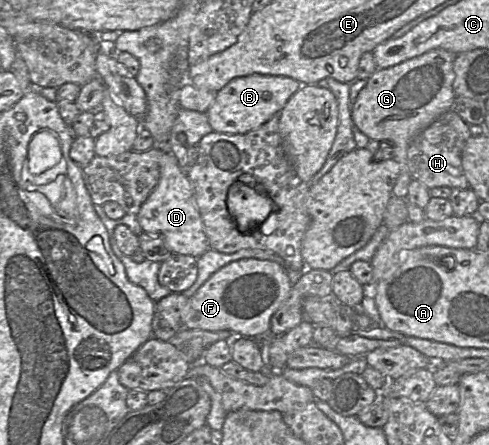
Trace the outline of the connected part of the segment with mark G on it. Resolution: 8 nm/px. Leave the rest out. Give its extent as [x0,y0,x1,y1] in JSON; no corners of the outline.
[351,49,456,199]

